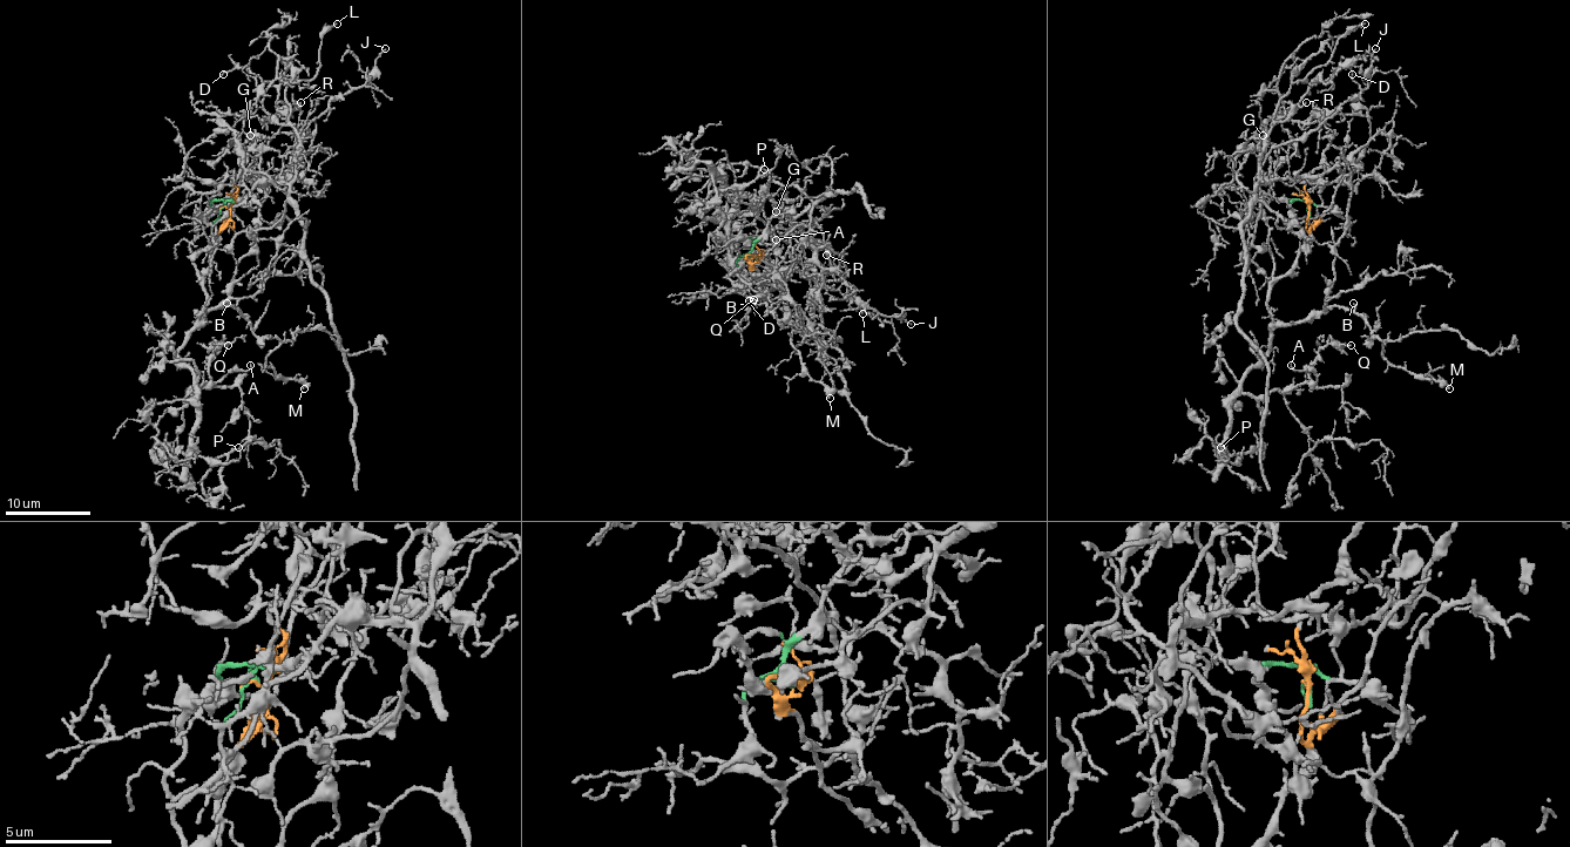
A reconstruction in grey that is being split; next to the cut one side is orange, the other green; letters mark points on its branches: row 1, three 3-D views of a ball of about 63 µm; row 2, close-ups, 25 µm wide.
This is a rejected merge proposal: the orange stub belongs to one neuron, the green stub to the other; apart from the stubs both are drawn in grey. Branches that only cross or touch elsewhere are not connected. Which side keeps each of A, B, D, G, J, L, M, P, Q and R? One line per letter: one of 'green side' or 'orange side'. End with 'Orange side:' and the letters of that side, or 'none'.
A: orange side
B: orange side
D: green side
G: green side
J: green side
L: green side
M: orange side
P: orange side
Q: orange side
R: green side
Orange side: A, B, M, P, Q

